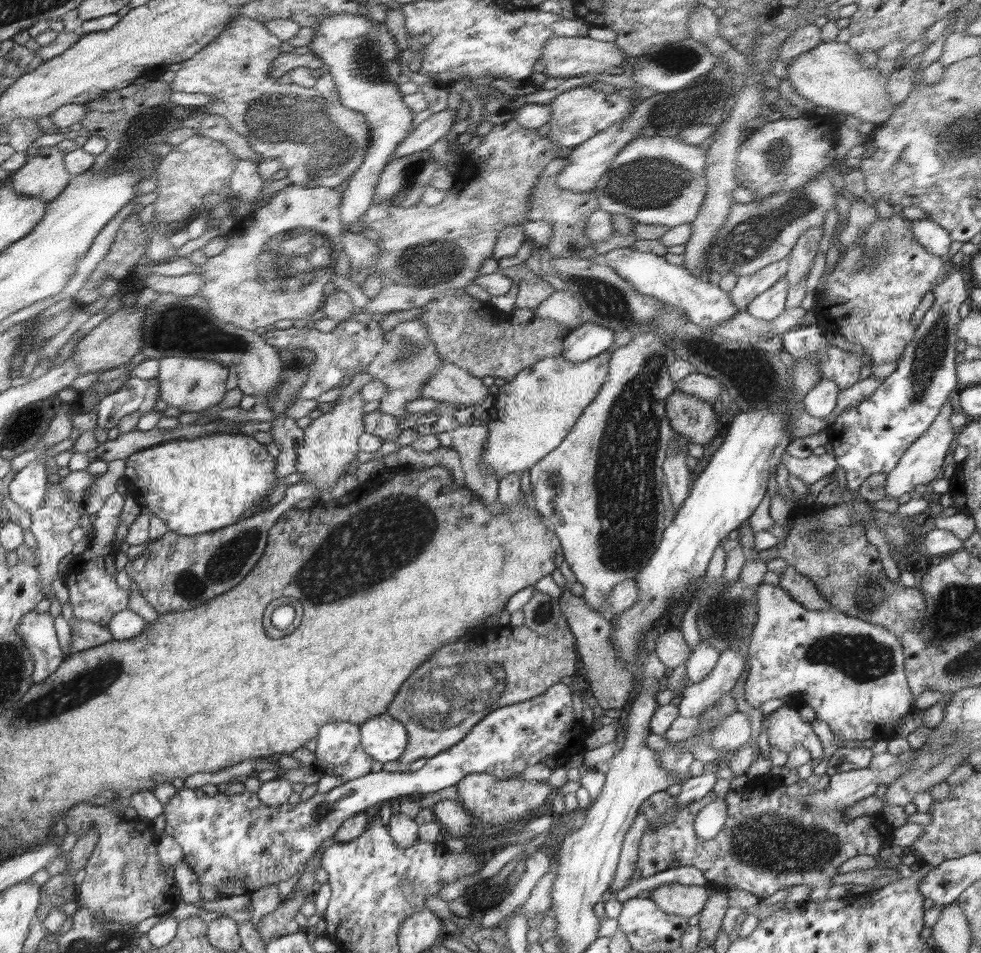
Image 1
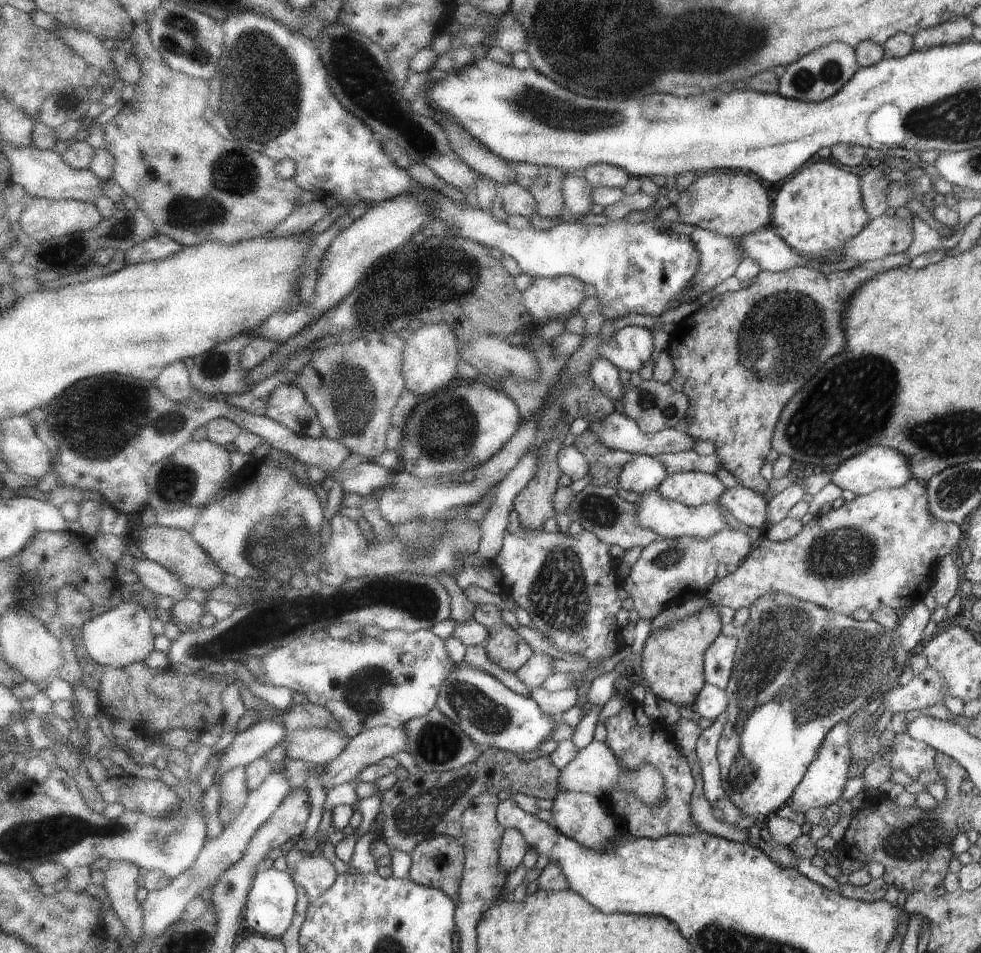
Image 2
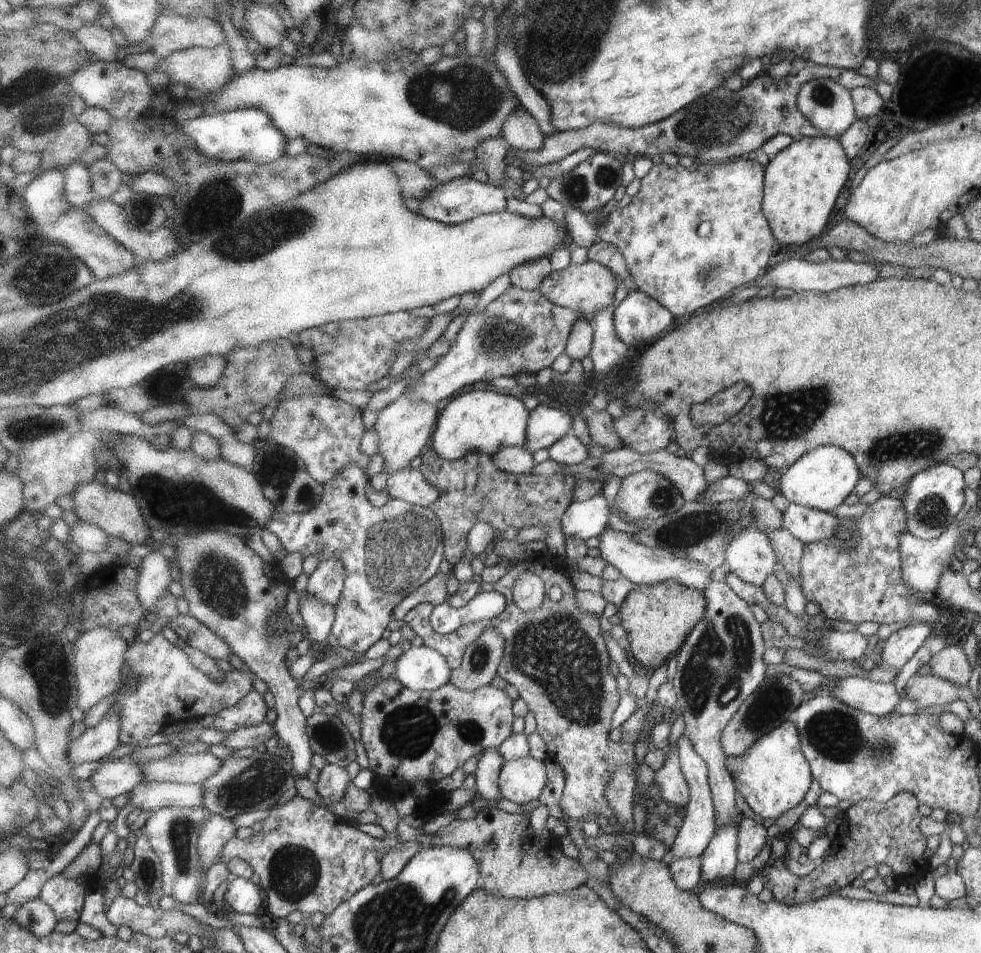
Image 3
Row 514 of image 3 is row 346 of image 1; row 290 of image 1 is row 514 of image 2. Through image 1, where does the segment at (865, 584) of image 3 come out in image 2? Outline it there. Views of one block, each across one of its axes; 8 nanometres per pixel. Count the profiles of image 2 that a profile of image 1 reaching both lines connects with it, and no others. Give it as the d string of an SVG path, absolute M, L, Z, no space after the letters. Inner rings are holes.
M912 478L904 486L892 489L877 489L863 496L856 496L852 502L845 502L838 510L826 514L818 513L802 530L786 540L775 542L765 535L760 536L752 552L739 565L736 572L717 579L704 598L712 605L730 607L732 610L750 608L758 598L770 592L788 594L803 602L810 602L826 610L852 616L855 610L863 608L874 613L883 607L896 611L906 610L924 598L930 588L930 568L936 558L947 556L959 547L962 530L958 524L943 522L931 511L926 483Z

